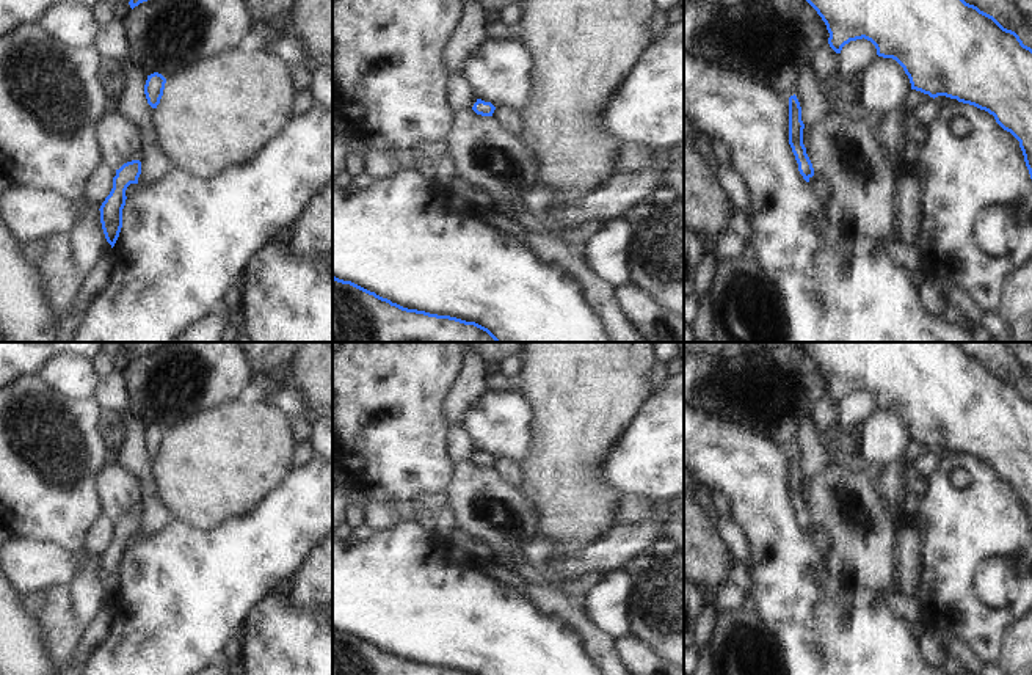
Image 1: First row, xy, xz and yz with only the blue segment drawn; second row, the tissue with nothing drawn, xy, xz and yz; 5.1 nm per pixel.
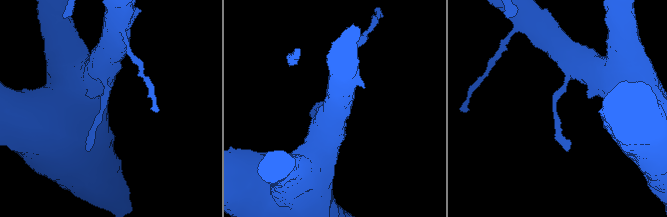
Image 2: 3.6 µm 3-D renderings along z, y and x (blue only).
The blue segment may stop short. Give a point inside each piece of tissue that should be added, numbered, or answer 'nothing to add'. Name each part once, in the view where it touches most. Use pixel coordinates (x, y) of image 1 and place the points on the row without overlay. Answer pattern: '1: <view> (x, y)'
nothing to add

